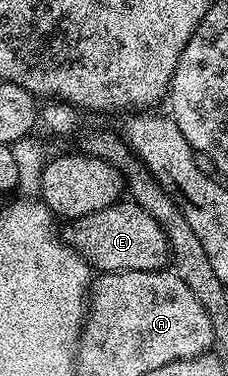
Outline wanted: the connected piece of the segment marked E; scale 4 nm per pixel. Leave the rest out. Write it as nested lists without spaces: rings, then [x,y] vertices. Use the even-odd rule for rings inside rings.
[[[123,198],[104,210],[96,210],[96,214],[82,216],[65,227],[66,243],[73,246],[90,263],[91,269],[99,273],[132,270],[157,272],[167,267],[172,256],[170,243],[166,241],[164,230],[160,230],[156,218],[152,218],[152,214],[130,198]]]

